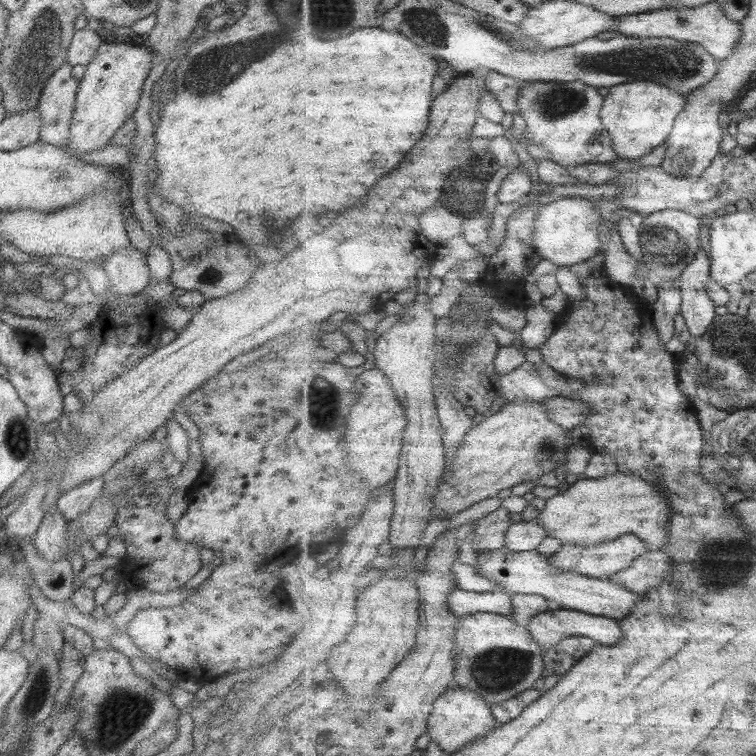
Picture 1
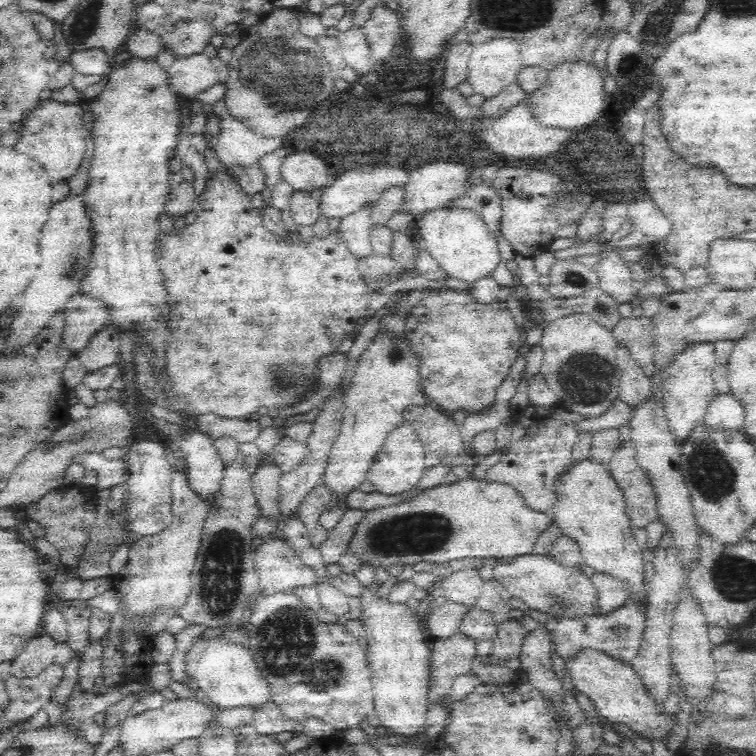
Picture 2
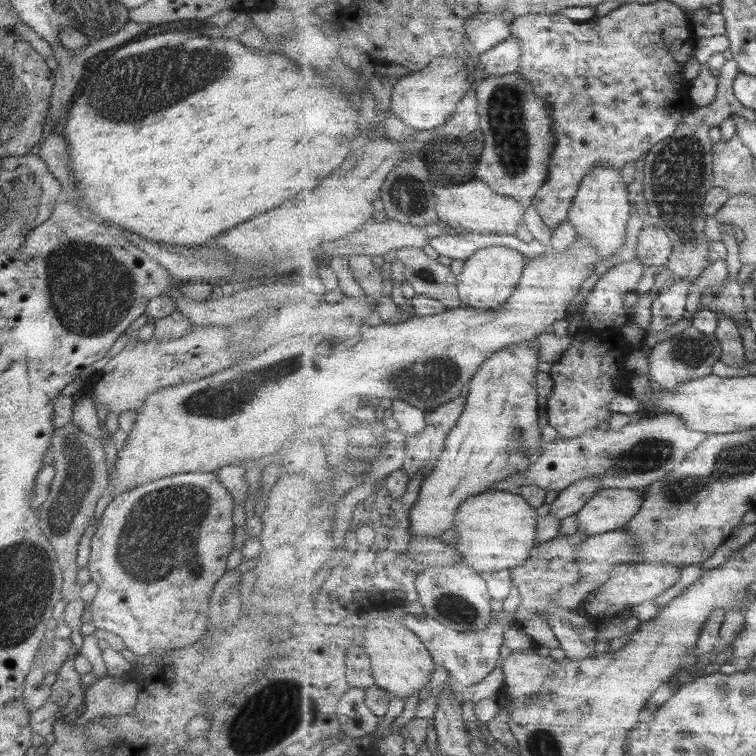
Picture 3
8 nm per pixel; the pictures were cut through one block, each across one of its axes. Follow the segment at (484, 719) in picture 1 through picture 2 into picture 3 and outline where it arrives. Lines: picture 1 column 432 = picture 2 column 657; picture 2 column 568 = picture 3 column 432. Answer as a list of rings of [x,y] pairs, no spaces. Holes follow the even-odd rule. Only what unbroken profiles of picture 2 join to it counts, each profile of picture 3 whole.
[[[373,617],[373,621],[366,624],[363,634],[364,646],[372,660],[372,675],[377,686],[405,700],[431,682],[436,662],[421,637],[407,625],[395,619]]]

